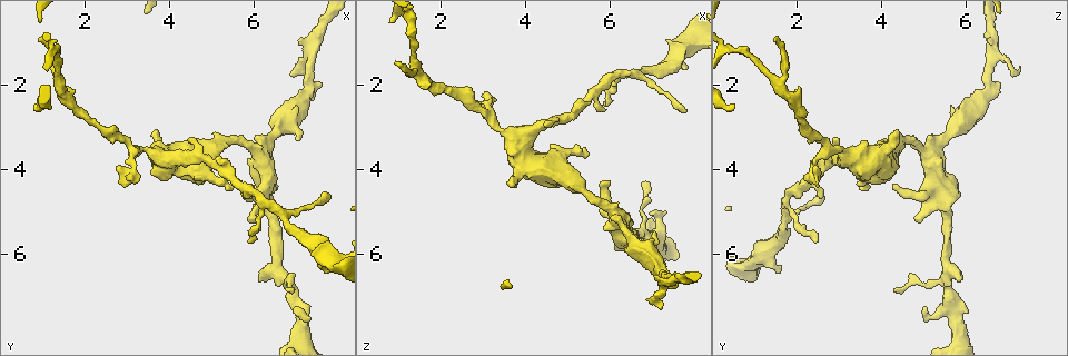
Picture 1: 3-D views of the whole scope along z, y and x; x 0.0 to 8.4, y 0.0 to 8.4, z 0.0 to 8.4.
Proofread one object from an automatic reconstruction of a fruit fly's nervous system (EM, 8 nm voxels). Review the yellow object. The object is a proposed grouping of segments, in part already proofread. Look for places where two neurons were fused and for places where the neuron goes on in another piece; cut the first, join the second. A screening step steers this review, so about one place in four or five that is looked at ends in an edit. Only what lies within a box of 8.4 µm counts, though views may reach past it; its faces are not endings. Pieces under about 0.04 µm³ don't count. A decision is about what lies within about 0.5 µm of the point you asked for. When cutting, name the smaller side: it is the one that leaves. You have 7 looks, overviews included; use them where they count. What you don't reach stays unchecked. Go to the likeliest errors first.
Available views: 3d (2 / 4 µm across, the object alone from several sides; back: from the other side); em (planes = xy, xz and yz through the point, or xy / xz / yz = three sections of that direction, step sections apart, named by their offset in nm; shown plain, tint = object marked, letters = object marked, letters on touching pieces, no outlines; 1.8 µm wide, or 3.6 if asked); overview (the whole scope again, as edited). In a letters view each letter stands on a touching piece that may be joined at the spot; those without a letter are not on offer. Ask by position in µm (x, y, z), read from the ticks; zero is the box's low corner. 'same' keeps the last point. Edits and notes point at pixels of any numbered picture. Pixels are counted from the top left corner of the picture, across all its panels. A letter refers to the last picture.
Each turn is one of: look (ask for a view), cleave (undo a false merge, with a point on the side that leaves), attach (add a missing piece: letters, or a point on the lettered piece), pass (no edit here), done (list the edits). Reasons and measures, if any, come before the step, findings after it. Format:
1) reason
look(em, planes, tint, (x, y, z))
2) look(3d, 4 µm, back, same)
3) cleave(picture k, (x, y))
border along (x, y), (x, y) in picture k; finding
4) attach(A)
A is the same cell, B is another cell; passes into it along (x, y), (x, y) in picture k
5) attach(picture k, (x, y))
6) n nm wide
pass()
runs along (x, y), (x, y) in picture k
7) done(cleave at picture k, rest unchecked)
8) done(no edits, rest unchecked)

tapers out
look(em, 3.6 µm, yz, step 4, tint, (3.10, 4.20, 2.15))

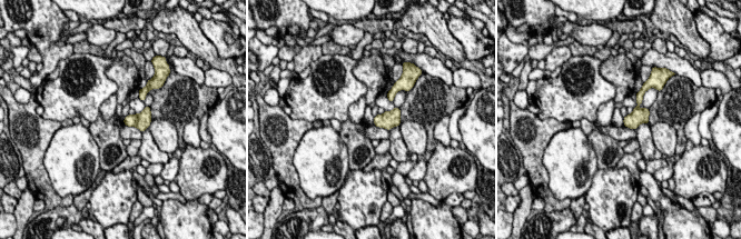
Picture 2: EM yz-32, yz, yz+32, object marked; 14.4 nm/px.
look(em, 3.6 µm, planes, letters, same)

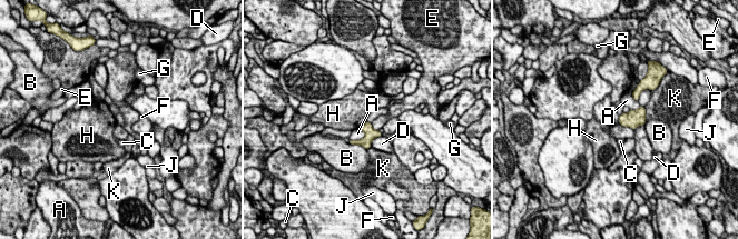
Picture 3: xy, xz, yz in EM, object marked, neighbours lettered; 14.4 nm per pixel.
pass()
A, B, C, D, E, F, G, H, J and K are other cells; none of them fits

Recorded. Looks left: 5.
an open end
look(3d, 2 µm, (5.90, 5.70, 2.50))

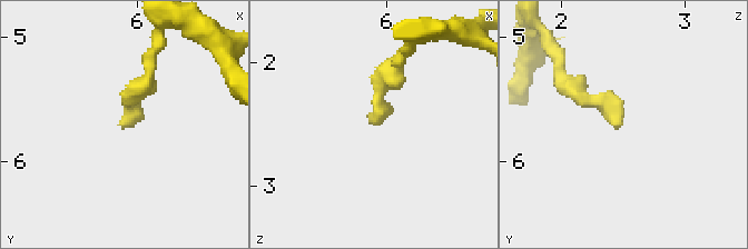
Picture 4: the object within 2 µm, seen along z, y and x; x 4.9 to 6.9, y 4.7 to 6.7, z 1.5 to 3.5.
shape alone is not enough
look(em, planes, plain, (5.88, 5.72, 2.48))

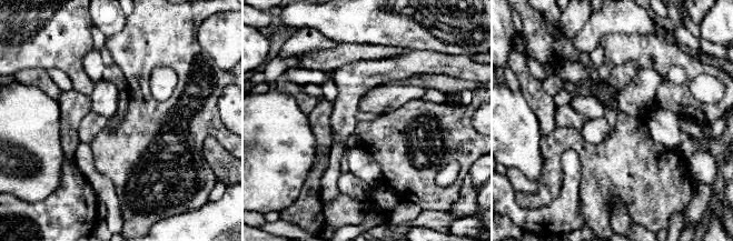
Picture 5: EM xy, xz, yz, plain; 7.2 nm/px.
what lies round it
look(em, planes, letters, same)

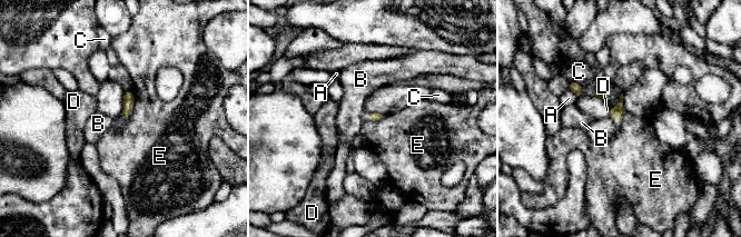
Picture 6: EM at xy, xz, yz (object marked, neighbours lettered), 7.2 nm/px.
pass()
A, B, C, D and E are other cells; border along (132, 89), (134, 107), (122, 121) in picture 6; none of them fits

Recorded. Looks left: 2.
done(no edits, rest unchecked)

